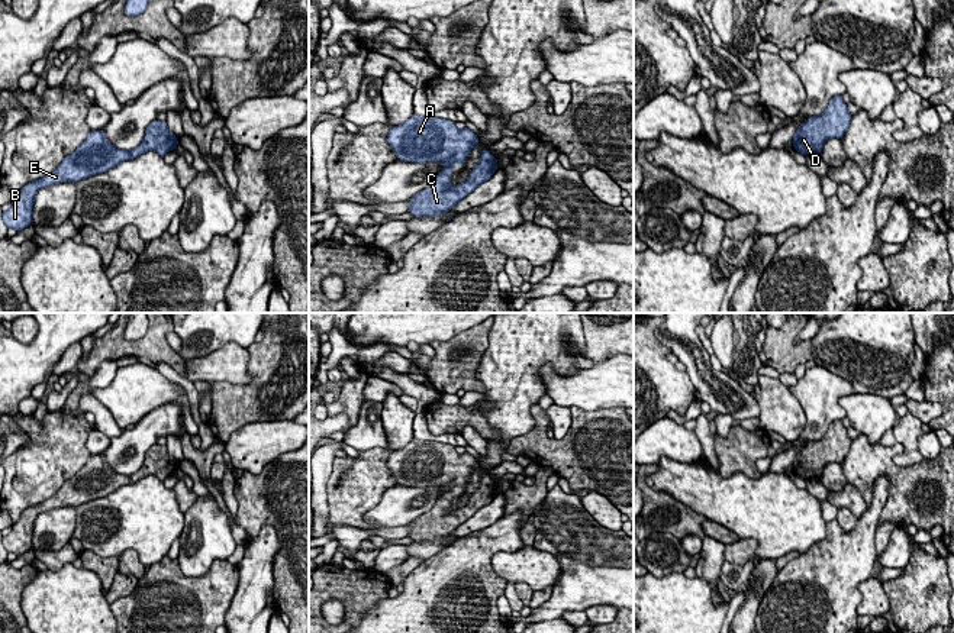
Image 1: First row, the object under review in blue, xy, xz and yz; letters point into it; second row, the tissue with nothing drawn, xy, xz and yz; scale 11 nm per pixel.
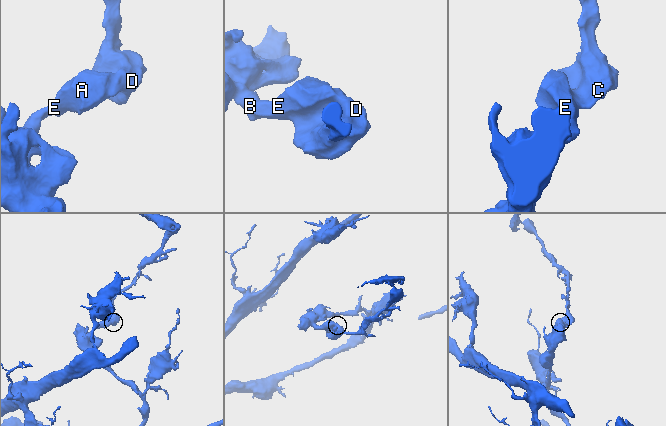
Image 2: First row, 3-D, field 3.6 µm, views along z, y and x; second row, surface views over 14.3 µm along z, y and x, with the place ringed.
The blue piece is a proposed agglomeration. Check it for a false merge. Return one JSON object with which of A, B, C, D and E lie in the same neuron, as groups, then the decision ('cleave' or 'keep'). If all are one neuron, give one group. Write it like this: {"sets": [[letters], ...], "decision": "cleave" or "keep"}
{"sets": [["A", "B", "C", "D", "E"]], "decision": "keep"}

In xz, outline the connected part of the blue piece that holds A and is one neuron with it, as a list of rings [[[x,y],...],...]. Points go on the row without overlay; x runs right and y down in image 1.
[[[413,439],[403,449],[390,452],[387,466],[399,485],[438,487],[445,491],[431,511],[409,524],[409,537],[415,542],[448,539],[499,492],[497,482],[489,474],[483,474],[470,501],[451,511],[449,497],[465,487],[471,472],[478,469],[478,461],[468,452],[458,453],[452,445],[447,443]]]

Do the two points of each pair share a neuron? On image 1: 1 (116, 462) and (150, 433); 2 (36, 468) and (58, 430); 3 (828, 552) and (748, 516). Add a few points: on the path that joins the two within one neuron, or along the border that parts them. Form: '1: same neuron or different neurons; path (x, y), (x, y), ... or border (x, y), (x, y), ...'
1: same neuron; path (119, 452), (129, 442), (139, 439)
2: same neuron; path (45, 459), (57, 448), (58, 439)
3: different neurons; border (828, 523), (825, 536), (801, 555)

